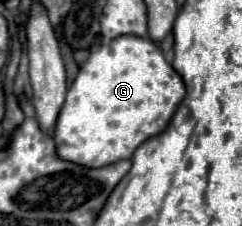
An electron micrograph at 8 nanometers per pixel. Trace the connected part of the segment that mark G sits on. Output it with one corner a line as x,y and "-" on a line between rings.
119,36
111,42
105,42
99,48
91,50
89,58
79,68
77,78
67,90
67,98
53,130
57,156
85,168
101,168
119,160
129,160
137,146
169,128
169,122
183,98
185,84
181,76
173,70
171,64
167,64
161,48
149,38

